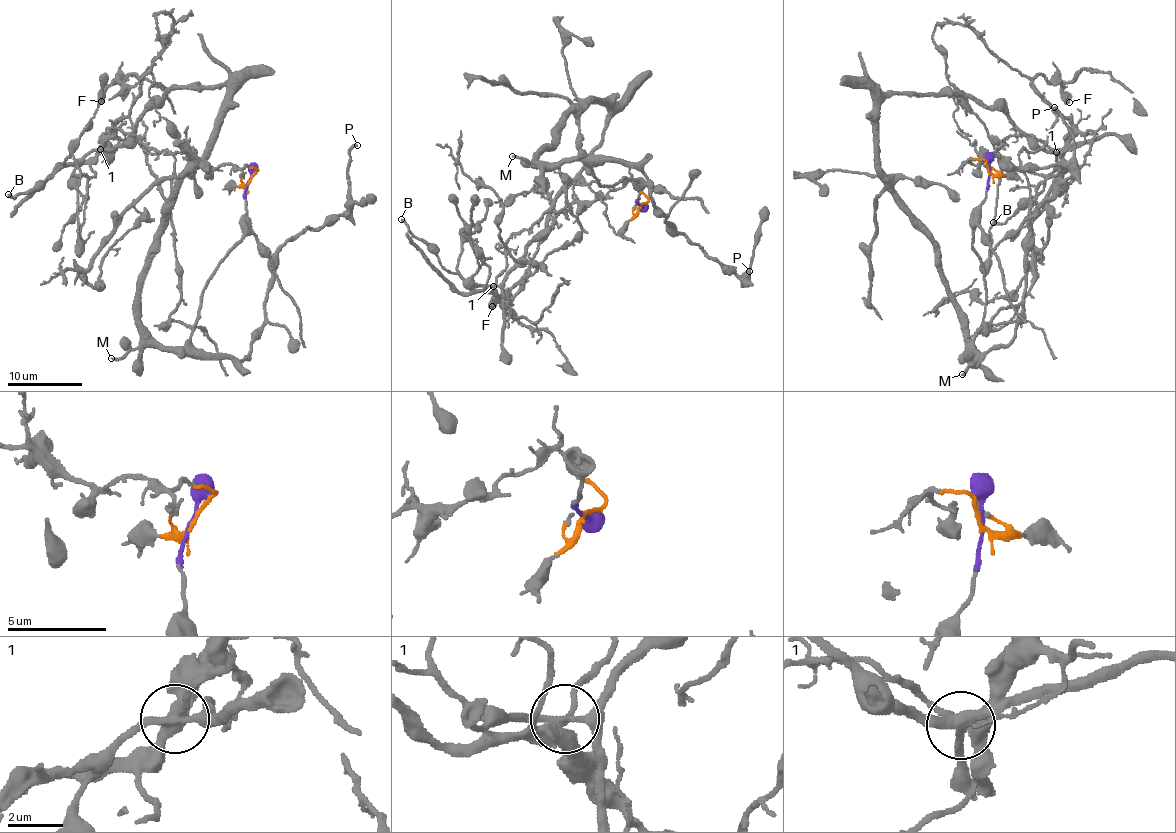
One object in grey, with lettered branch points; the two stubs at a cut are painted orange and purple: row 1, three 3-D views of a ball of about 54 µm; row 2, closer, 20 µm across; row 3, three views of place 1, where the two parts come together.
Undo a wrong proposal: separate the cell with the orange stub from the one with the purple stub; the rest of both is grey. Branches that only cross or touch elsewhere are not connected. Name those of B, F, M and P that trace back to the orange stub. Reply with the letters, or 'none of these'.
F

